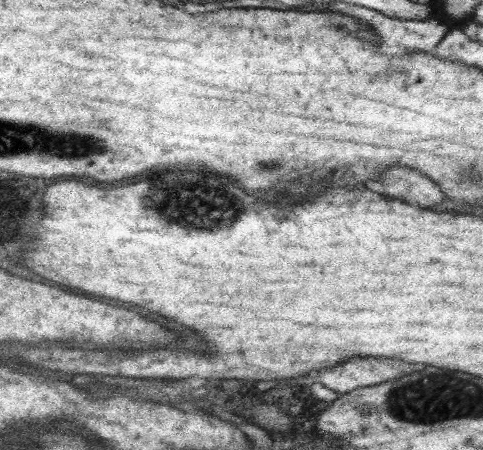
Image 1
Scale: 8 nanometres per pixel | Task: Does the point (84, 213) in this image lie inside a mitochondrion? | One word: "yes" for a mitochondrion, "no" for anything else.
no

